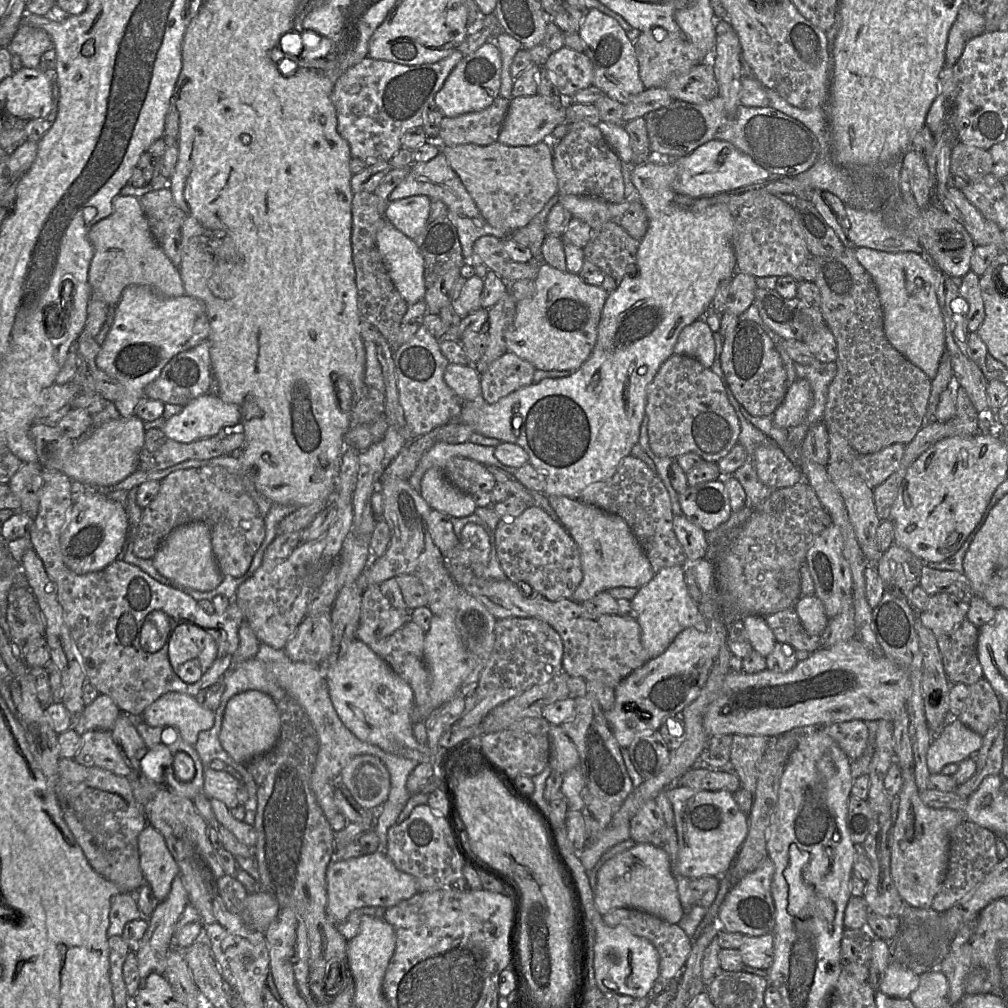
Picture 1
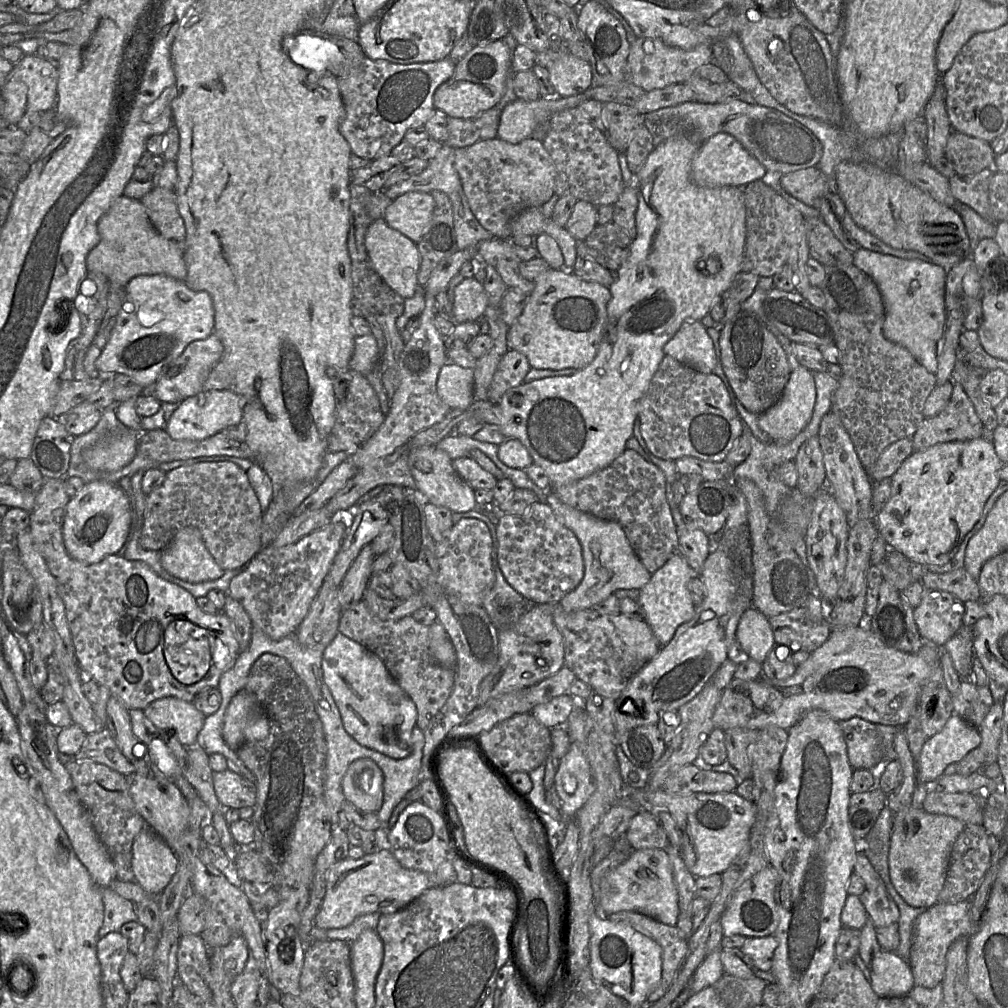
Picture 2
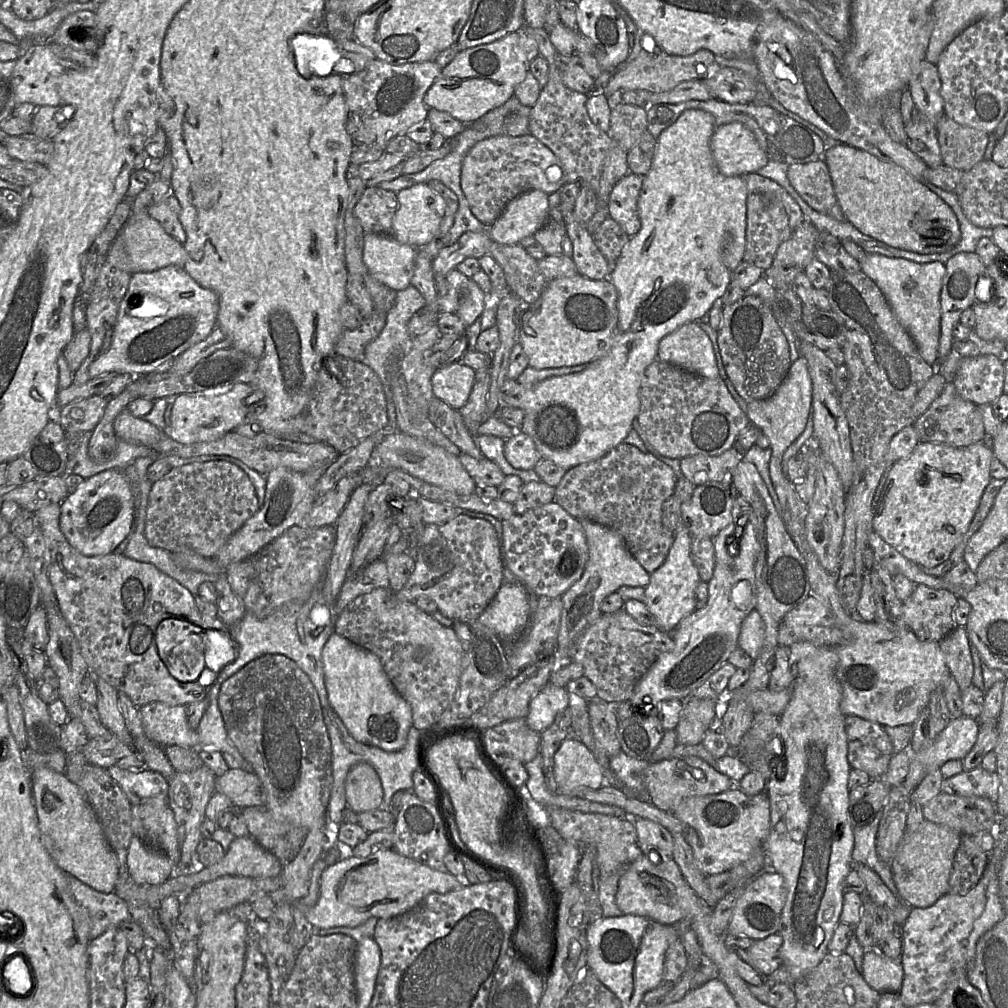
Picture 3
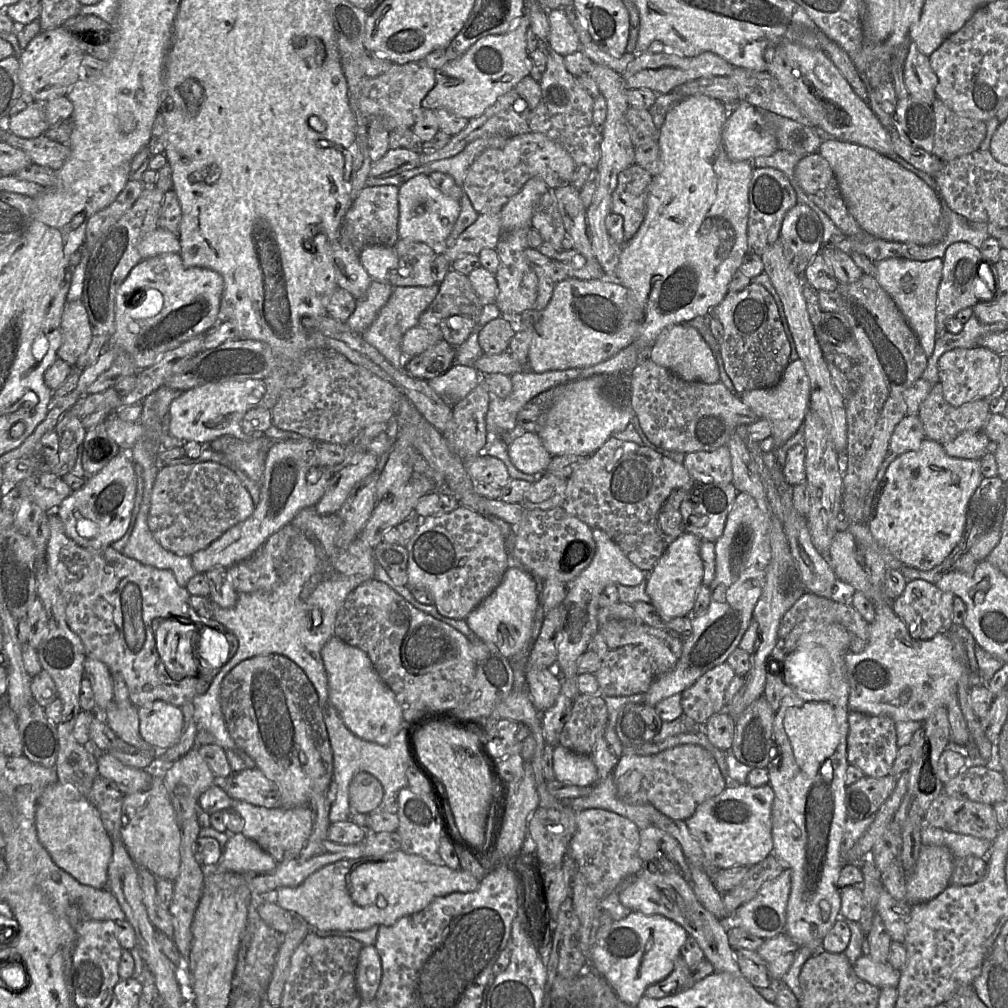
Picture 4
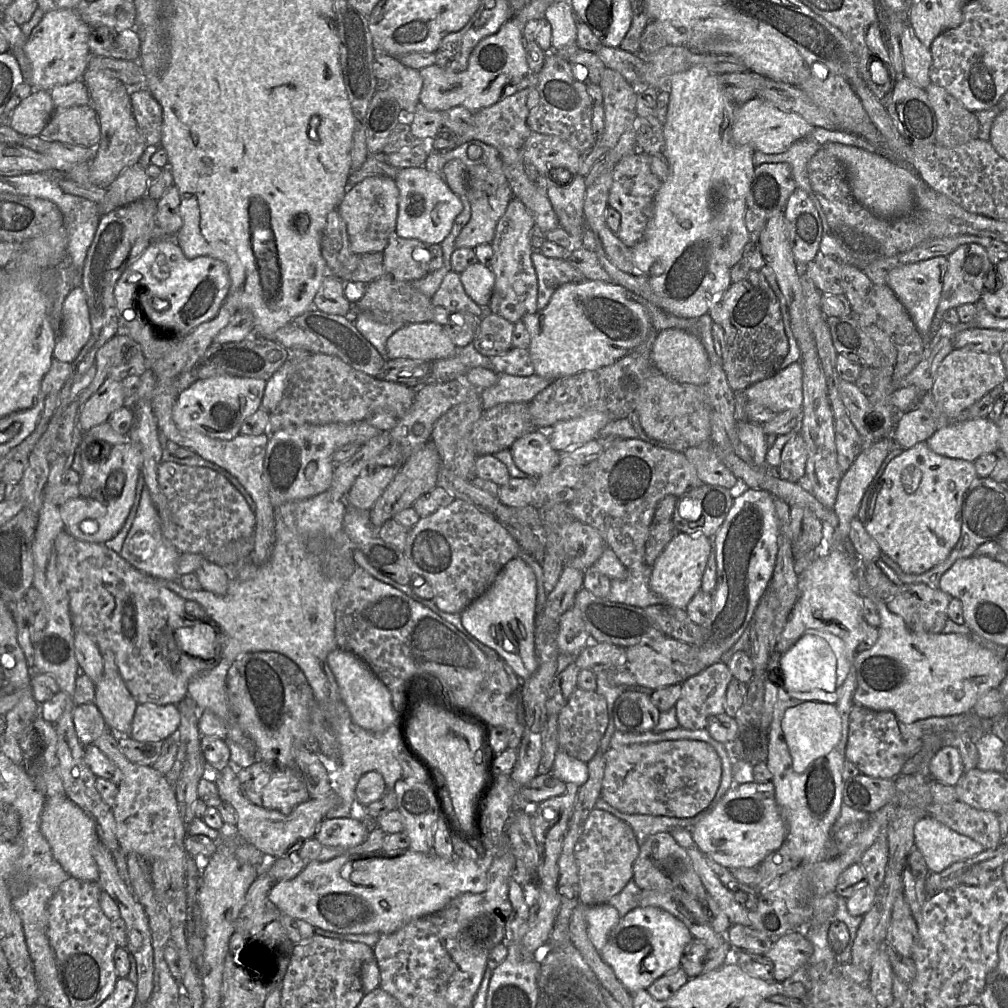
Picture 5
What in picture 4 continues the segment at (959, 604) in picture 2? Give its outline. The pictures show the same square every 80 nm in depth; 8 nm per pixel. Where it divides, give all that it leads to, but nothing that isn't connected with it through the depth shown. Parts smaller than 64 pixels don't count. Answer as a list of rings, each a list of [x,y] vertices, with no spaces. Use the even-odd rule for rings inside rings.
[[[910,580],[907,582],[903,593],[891,601],[894,613],[906,625],[910,636],[914,639],[928,640],[935,635],[948,634],[952,624],[953,599],[952,592],[945,592],[925,580]]]

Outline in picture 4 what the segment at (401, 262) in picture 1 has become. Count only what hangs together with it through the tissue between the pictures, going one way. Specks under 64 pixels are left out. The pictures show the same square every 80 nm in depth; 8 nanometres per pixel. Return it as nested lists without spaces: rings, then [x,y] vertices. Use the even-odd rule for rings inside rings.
[[[366,246],[359,252],[360,263],[372,281],[387,282],[389,274],[399,265],[394,247]]]

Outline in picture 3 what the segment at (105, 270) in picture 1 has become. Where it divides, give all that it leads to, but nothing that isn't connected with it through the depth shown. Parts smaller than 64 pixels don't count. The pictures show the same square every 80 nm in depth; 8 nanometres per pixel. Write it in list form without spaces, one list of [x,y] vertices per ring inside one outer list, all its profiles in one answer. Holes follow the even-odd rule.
[[[131,212],[118,235],[123,240],[131,274],[151,272],[169,265],[183,267],[187,259],[183,244],[169,235],[148,213]]]

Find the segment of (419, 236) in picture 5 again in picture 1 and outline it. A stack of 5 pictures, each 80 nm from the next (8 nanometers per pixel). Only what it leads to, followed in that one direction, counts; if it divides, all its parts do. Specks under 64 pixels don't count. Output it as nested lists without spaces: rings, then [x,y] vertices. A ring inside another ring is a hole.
[[[424,195],[395,200],[387,204],[383,216],[397,230],[415,240],[426,226],[431,203],[431,199]]]

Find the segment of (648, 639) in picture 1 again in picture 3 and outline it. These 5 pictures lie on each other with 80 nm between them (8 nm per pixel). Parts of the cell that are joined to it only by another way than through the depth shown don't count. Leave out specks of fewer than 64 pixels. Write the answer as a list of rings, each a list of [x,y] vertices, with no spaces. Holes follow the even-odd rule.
[[[684,527],[675,533],[665,561],[650,574],[649,584],[645,587],[644,603],[654,616],[656,626],[670,634],[684,618],[695,611],[695,592],[701,579],[691,557],[692,538]]]

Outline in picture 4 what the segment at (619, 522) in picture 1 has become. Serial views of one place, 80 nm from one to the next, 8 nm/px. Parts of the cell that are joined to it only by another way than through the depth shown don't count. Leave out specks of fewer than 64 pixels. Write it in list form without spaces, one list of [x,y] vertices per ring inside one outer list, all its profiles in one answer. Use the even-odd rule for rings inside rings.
[[[601,529],[592,531],[596,544],[595,555],[581,573],[567,584],[563,600],[562,622],[557,635],[556,670],[559,677],[574,678],[577,674],[577,661],[598,631],[599,595],[607,585],[637,586],[647,580],[645,571],[635,566],[621,548]]]

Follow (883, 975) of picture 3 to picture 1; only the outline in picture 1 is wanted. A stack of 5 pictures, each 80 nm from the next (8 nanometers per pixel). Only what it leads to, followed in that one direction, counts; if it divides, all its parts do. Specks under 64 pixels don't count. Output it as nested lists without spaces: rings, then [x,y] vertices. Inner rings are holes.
[[[892,959],[878,991],[891,998],[907,999],[918,985],[919,975]]]

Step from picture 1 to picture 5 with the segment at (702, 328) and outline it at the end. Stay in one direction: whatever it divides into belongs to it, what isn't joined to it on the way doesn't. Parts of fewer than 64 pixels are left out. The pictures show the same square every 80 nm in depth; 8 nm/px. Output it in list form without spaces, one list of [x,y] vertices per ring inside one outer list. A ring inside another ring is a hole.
[[[677,328],[657,332],[651,349],[654,366],[681,384],[705,385],[710,361],[698,336]]]

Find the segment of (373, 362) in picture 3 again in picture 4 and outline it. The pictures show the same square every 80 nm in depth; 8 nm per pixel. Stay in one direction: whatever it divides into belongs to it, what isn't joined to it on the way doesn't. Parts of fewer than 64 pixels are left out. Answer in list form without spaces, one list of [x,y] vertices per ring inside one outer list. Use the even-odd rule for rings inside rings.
[[[440,284],[429,287],[405,286],[393,288],[386,305],[380,310],[373,323],[361,334],[364,340],[375,347],[384,358],[397,370],[402,370],[405,359],[401,351],[403,335],[418,325],[420,315],[428,308],[439,291]]]

